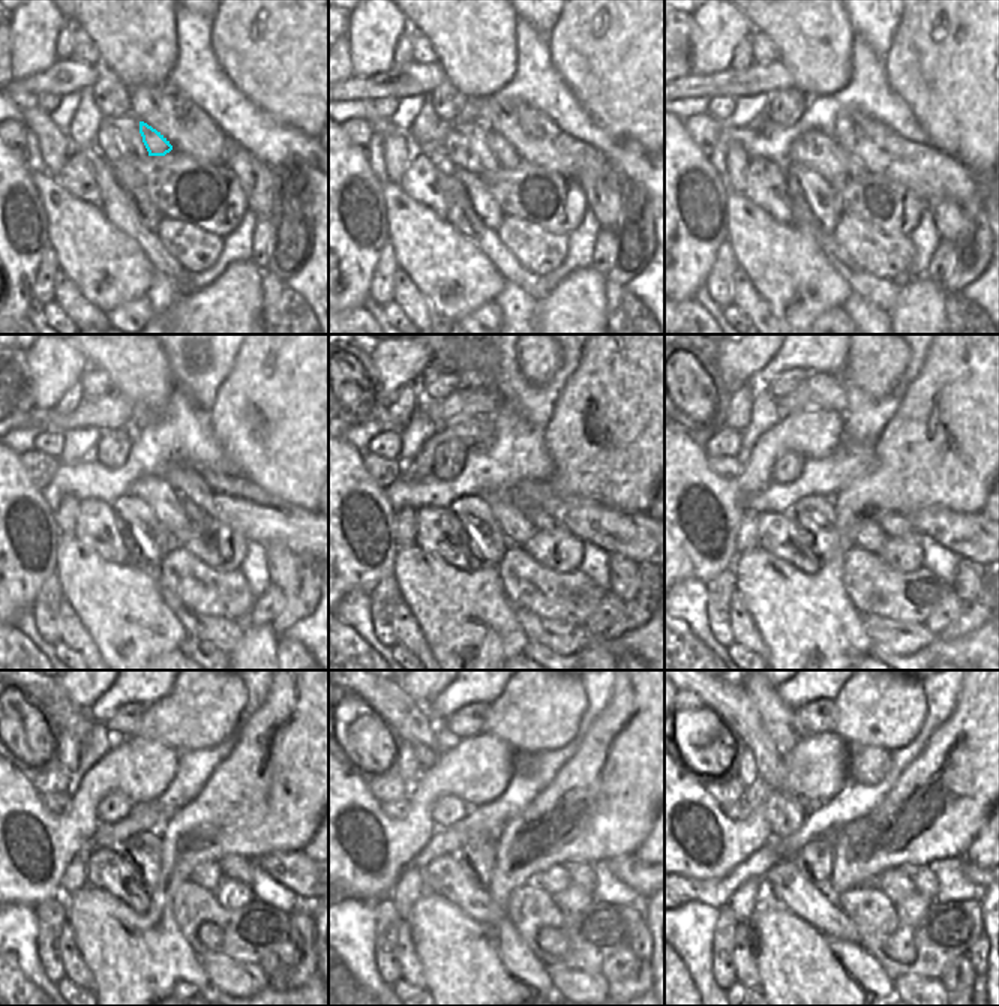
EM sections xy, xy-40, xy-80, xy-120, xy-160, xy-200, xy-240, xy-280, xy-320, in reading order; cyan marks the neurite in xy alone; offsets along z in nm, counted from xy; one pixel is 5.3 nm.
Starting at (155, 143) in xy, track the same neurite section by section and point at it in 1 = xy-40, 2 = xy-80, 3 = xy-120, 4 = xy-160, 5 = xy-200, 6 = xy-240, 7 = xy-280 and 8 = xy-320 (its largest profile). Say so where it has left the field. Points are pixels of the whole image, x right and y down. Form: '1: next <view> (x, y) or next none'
1: next xy-40 (500, 147)
2: next xy-80 (855, 167)
3: next xy-120 (195, 513)
4: next xy-160 (543, 522)
5: next xy-200 (894, 525)
6: next xy-240 (234, 867)
7: next xy-280 (582, 874)
8: next xy-320 (926, 883)

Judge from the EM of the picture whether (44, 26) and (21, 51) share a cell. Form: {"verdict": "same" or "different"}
{"verdict": "same"}

